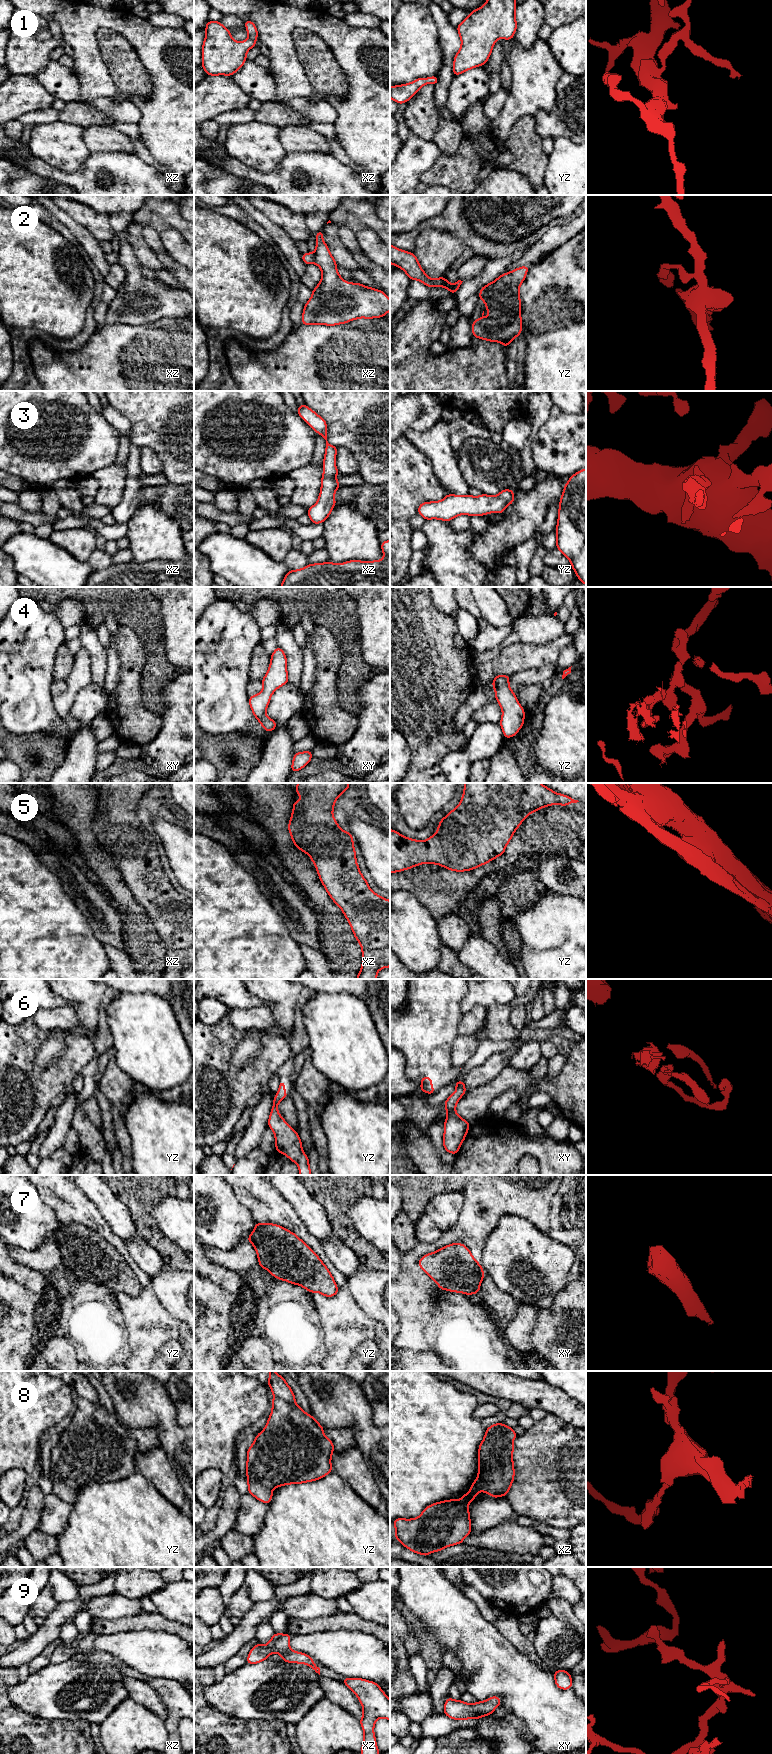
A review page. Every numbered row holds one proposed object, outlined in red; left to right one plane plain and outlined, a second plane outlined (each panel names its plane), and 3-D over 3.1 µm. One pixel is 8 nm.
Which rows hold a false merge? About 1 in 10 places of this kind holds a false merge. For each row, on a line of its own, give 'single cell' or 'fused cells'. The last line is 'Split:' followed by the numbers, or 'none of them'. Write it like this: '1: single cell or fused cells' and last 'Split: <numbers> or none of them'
1: single cell
2: fused cells
3: single cell
4: single cell
5: single cell
6: single cell
7: single cell
8: single cell
9: single cell
Split: 2

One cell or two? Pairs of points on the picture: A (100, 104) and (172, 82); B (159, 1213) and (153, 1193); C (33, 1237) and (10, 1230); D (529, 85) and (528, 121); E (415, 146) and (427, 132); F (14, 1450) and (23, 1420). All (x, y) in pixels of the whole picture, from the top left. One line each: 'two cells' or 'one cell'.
A: two cells
B: two cells
C: one cell
D: two cells
E: two cells
F: one cell

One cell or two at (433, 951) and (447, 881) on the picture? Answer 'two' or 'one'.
two

